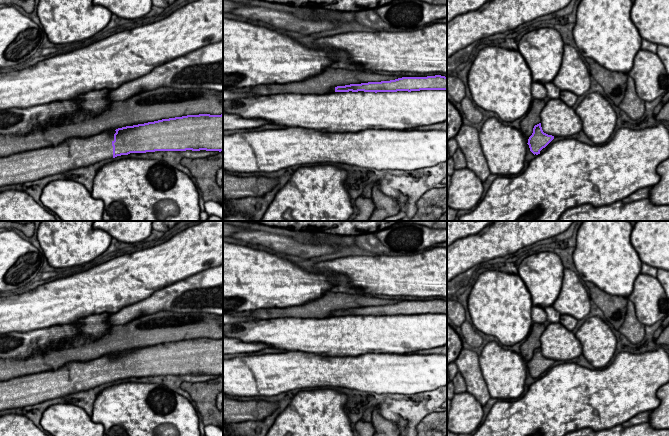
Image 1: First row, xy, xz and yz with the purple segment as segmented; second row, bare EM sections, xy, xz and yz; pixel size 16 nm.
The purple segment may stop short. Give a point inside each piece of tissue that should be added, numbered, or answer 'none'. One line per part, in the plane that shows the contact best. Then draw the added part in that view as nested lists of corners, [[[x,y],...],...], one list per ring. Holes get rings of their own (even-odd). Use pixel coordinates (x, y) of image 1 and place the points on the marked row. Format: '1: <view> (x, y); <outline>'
1: xy (75, 152); [[[104,131],[90,137],[71,137],[55,146],[0,157],[0,187],[35,181],[113,158],[113,141],[114,134]]]

